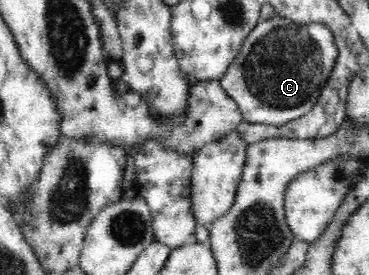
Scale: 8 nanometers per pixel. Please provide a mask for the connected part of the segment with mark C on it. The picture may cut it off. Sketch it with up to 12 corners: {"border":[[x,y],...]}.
{"border":[[276,16],[220,84],[244,121],[312,110],[337,56],[328,27]]}

